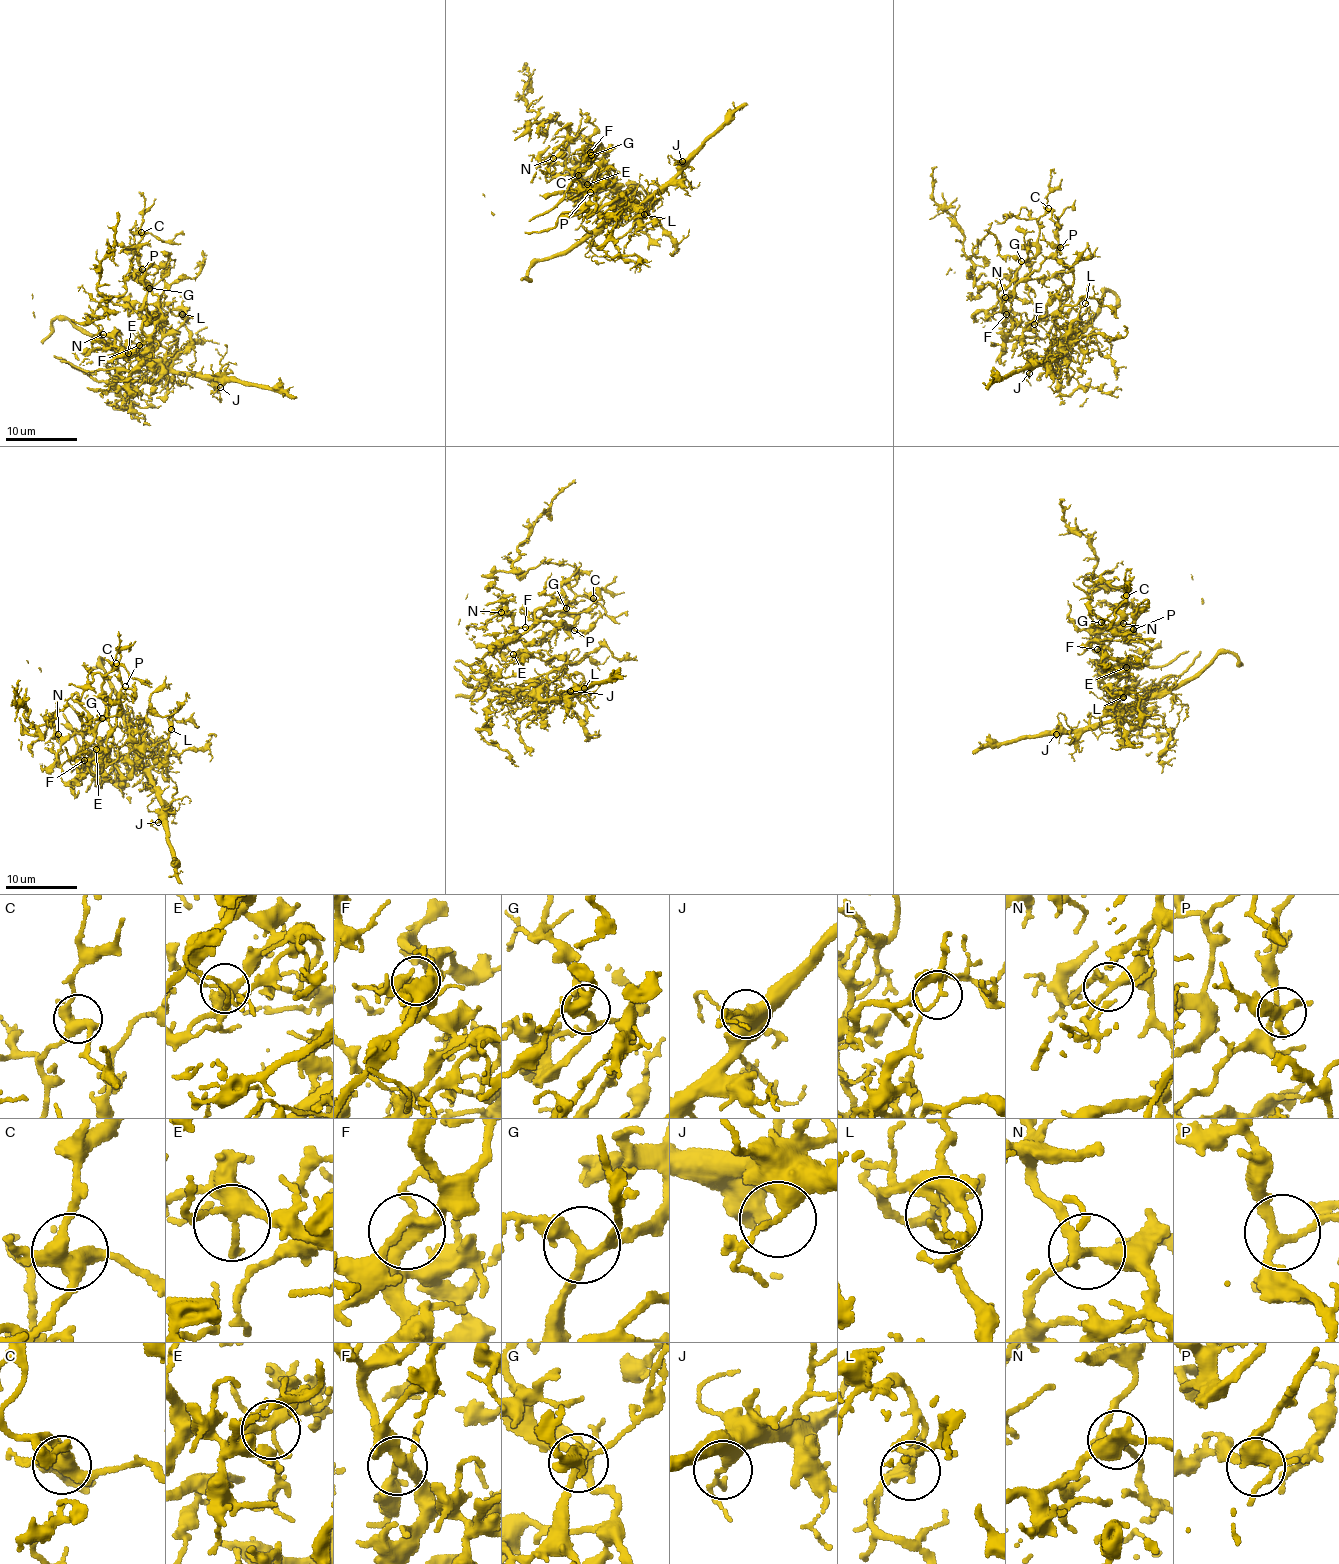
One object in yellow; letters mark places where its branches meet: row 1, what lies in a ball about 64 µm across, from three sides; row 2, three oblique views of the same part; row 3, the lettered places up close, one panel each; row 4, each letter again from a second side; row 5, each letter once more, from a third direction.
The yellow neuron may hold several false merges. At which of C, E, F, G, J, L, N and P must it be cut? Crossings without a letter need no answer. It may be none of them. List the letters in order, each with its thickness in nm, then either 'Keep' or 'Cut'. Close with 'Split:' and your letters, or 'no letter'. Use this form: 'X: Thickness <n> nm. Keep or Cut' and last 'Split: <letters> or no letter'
C: Thickness 400 nm. Keep
E: Thickness 320 nm. Keep
F: Thickness 240 nm. Keep
G: Thickness 240 nm. Keep
J: Thickness 200 nm. Keep
L: Thickness 160 nm. Cut
N: Thickness 260 nm. Keep
P: Thickness 180 nm. Keep
Split: L

